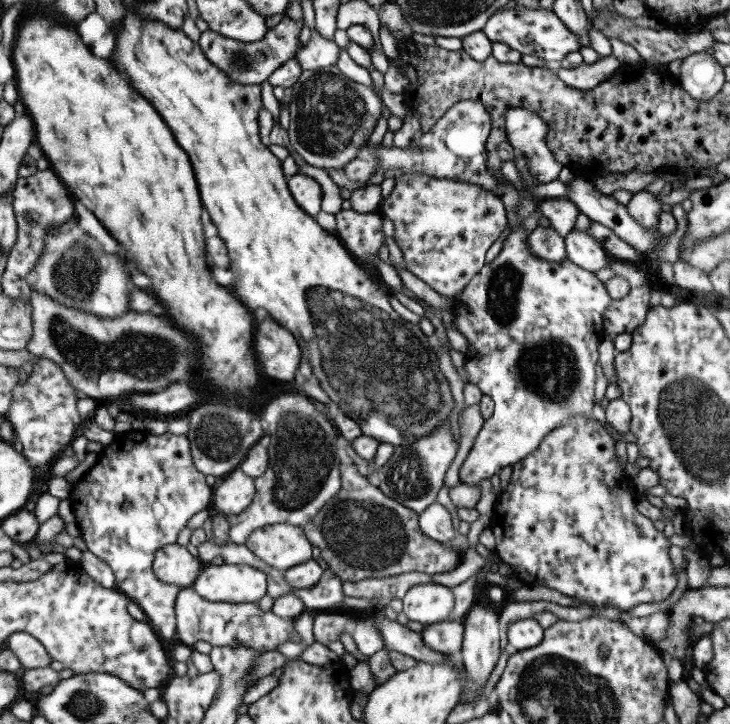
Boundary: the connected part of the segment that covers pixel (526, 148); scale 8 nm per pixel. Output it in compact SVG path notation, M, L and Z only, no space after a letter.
M507 107L505 134L511 148L527 157L528 170L540 184L558 178L563 167L547 149L547 125L539 116L523 107Z

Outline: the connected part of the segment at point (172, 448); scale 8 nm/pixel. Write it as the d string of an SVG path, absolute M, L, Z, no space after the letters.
M132 430L114 435L111 442L103 446L95 464L71 485L69 509L86 549L107 563L114 574L113 588L127 595L143 611L148 624L161 641L169 641L172 636L175 637L174 602L181 588L163 583L155 577L151 570L154 552L166 544L175 543L179 530L191 516L211 504L212 489L205 483L204 474L193 466L186 436L168 431L161 436Z

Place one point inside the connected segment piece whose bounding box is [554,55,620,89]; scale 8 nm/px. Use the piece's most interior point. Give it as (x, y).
(585, 76)

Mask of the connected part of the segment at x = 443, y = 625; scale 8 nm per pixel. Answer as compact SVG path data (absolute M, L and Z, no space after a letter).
M445 620L424 625L418 633L420 642L424 642L428 650L445 656L459 654L463 636L463 626L460 620Z

